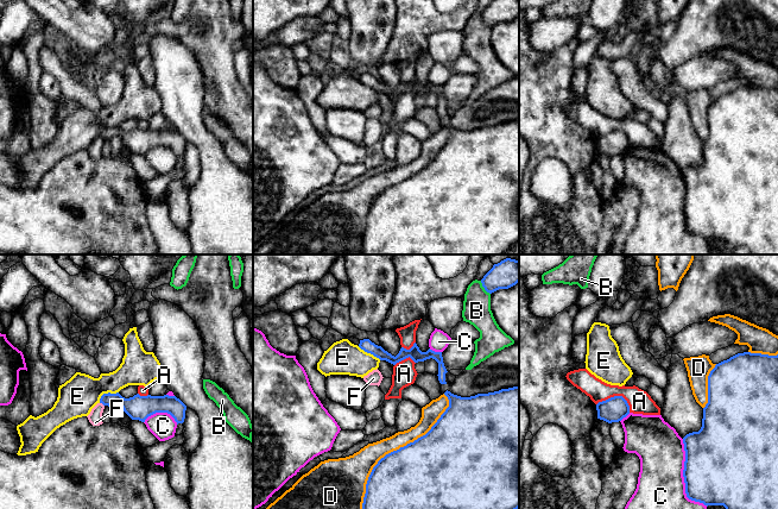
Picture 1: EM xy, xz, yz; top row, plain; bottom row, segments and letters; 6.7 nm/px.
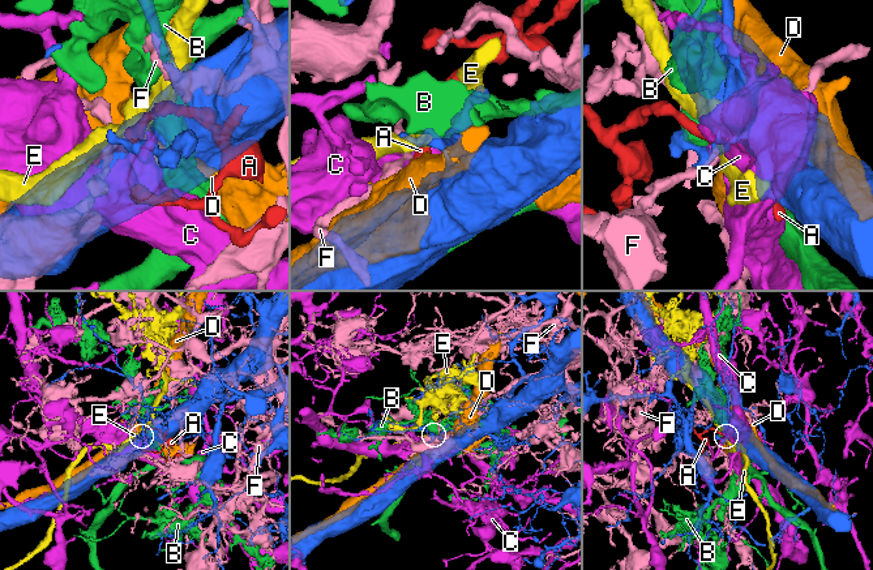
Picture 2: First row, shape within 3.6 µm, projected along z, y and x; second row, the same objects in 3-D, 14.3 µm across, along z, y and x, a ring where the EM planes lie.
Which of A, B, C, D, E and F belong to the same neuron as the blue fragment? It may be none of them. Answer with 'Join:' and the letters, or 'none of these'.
Join: none of these

